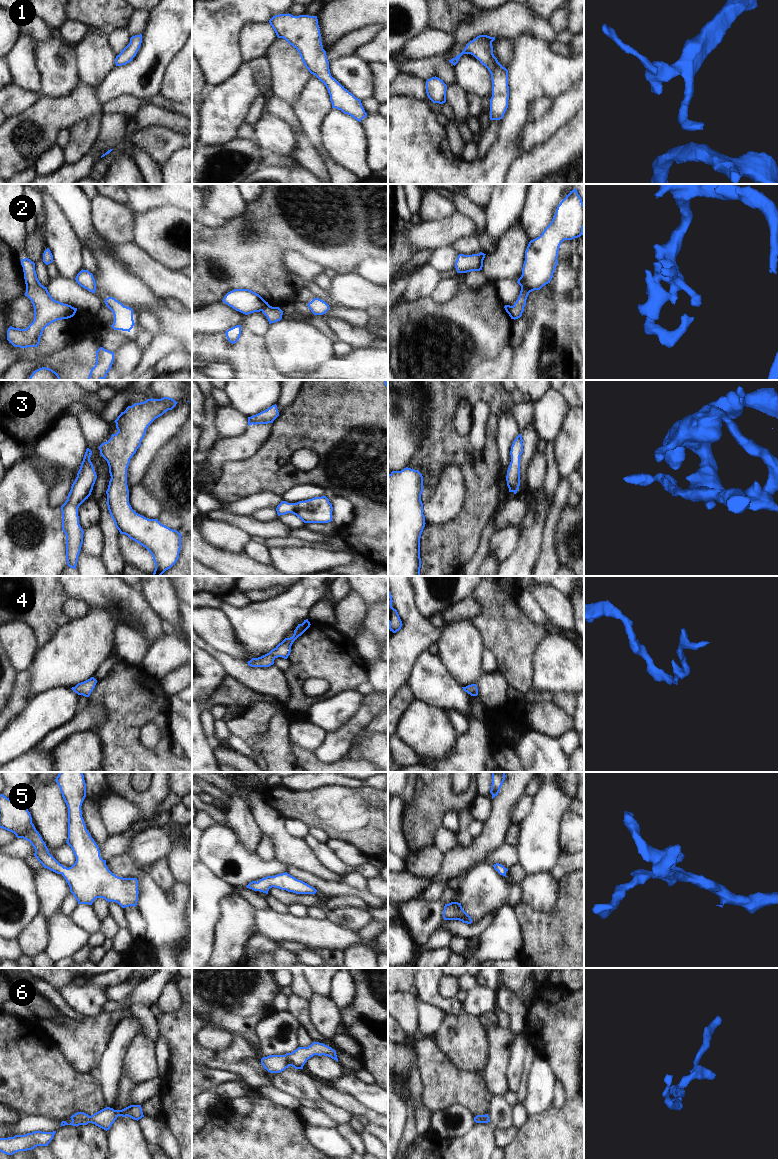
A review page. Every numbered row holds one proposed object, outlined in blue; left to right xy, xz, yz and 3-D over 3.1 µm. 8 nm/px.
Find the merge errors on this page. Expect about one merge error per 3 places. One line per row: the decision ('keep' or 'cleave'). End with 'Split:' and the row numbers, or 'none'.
1: keep
2: cleave
3: keep
4: keep
5: keep
6: keep
Split: 2

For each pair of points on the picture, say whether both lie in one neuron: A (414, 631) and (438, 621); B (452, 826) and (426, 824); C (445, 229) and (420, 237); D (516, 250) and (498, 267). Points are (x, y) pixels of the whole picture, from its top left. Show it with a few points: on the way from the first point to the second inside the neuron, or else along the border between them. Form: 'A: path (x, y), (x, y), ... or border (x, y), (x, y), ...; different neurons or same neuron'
A: border (428, 619), (442, 630); different neurons
B: border (457, 810), (449, 810), (444, 815), (441, 827); different neurons
C: path (439, 234), (426, 235); same neuron
D: path (512, 254), (502, 264); same neuron

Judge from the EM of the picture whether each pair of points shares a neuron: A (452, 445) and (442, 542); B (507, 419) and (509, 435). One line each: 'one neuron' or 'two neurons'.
A: one neuron
B: one neuron

